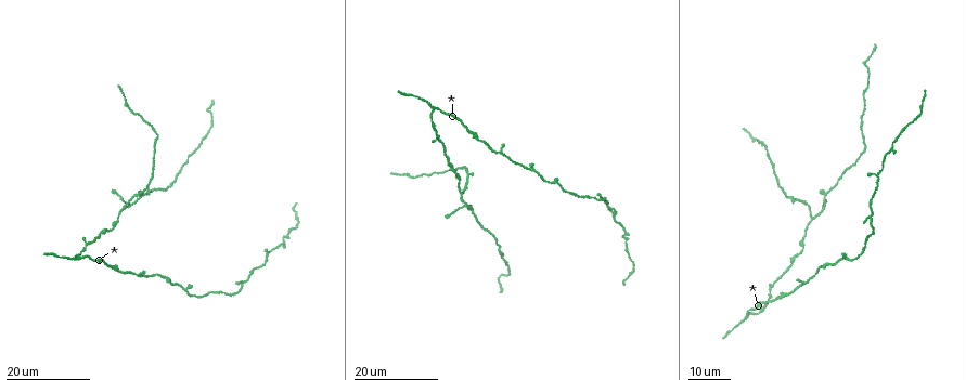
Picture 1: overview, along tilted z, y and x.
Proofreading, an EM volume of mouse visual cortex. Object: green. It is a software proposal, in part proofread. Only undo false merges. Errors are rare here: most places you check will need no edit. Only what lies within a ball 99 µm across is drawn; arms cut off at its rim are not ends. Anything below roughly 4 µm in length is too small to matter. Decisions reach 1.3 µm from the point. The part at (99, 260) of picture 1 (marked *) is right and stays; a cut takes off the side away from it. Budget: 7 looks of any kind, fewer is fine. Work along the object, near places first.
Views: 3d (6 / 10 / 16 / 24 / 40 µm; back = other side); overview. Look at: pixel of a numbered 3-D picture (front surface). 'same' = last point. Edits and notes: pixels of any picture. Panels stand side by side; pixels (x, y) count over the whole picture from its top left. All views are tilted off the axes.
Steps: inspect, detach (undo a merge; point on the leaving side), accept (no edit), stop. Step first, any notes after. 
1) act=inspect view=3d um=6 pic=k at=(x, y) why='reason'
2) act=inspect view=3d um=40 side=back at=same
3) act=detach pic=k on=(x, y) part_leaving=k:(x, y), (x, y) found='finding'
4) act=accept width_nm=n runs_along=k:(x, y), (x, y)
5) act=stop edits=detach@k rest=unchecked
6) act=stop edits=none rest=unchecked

act=inspect view=3d um=24 pic=1 at=(433, 108) why='branch point'

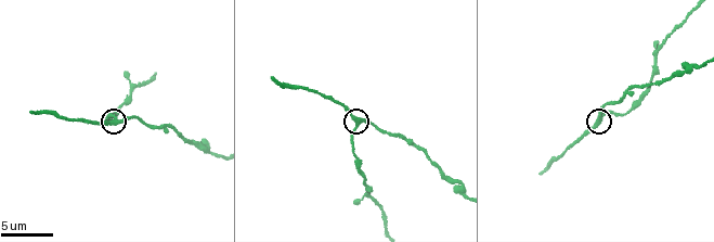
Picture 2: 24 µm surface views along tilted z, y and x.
act=inspect view=3d um=10 pic=2 at=(115, 122)

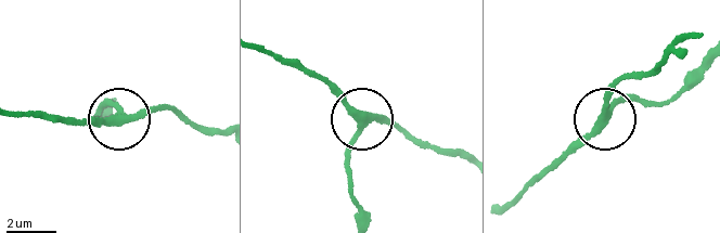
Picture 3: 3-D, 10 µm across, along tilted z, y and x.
act=accept runs_along=3:(670, 53), (646, 76), (614, 82), (601, 120), (563, 154) found='continuous, no second neuron'

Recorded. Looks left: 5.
act=inspect view=3d um=16 pic=1 at=(187, 293) why='calibre changes'

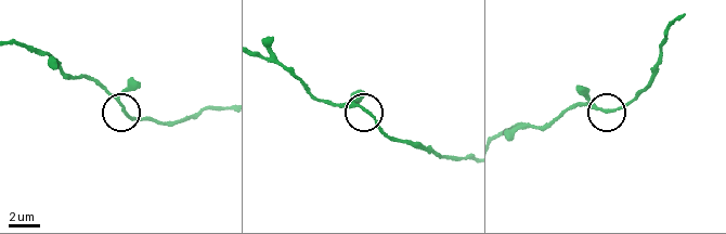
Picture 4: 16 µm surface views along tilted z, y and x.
act=inspect view=3d um=10 pic=4 at=(595, 110)

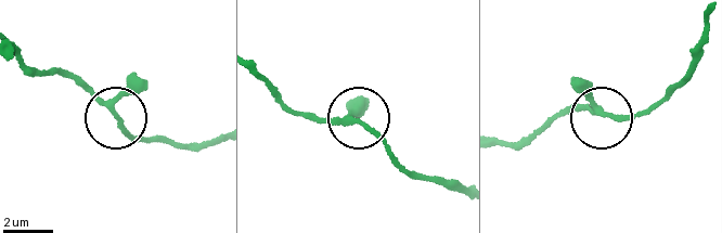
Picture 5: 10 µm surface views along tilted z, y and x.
act=accept runs_along=5:(498, 139), (531, 136), (578, 107), (624, 114), (664, 102) found='one neuron here'

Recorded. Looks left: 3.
act=inspect view=3d um=16 pic=1 at=(135, 275) why='a narrow waist'

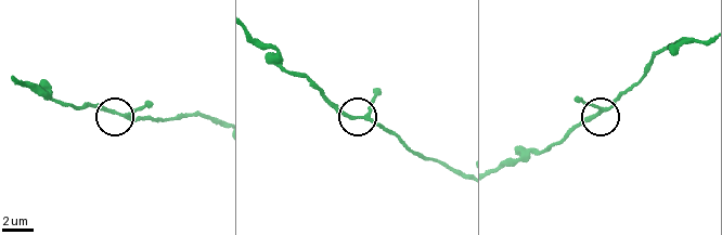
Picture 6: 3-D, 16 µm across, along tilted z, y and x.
act=inspect view=3d um=10 pic=6 at=(116, 112)

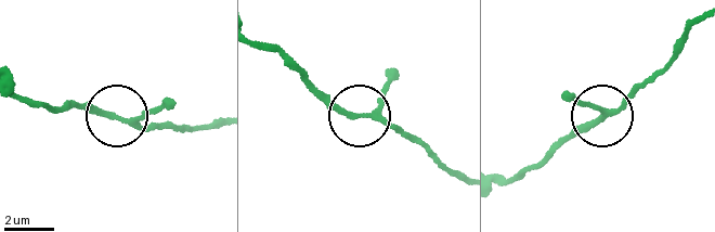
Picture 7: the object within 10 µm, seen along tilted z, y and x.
act=accept runs_along=7:(16, 99), (57, 108), (85, 105), (174, 127) found='continuous, no second neuron'

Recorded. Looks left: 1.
act=stop edits=none rest=unchecked

